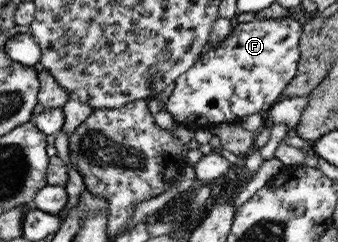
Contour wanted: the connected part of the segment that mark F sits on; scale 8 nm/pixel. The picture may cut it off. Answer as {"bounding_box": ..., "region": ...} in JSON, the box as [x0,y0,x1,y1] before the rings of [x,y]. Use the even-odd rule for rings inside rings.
{"bounding_box":[165,16,301,128],"region":[[[293,16],[238,23],[228,37],[214,39],[212,48],[204,56],[200,56],[186,75],[179,77],[174,92],[165,104],[167,112],[177,124],[194,128],[208,128],[211,124],[240,121],[243,117],[260,111],[266,114],[270,107],[281,100],[284,88],[295,78],[301,54],[301,35],[301,21]]]}

